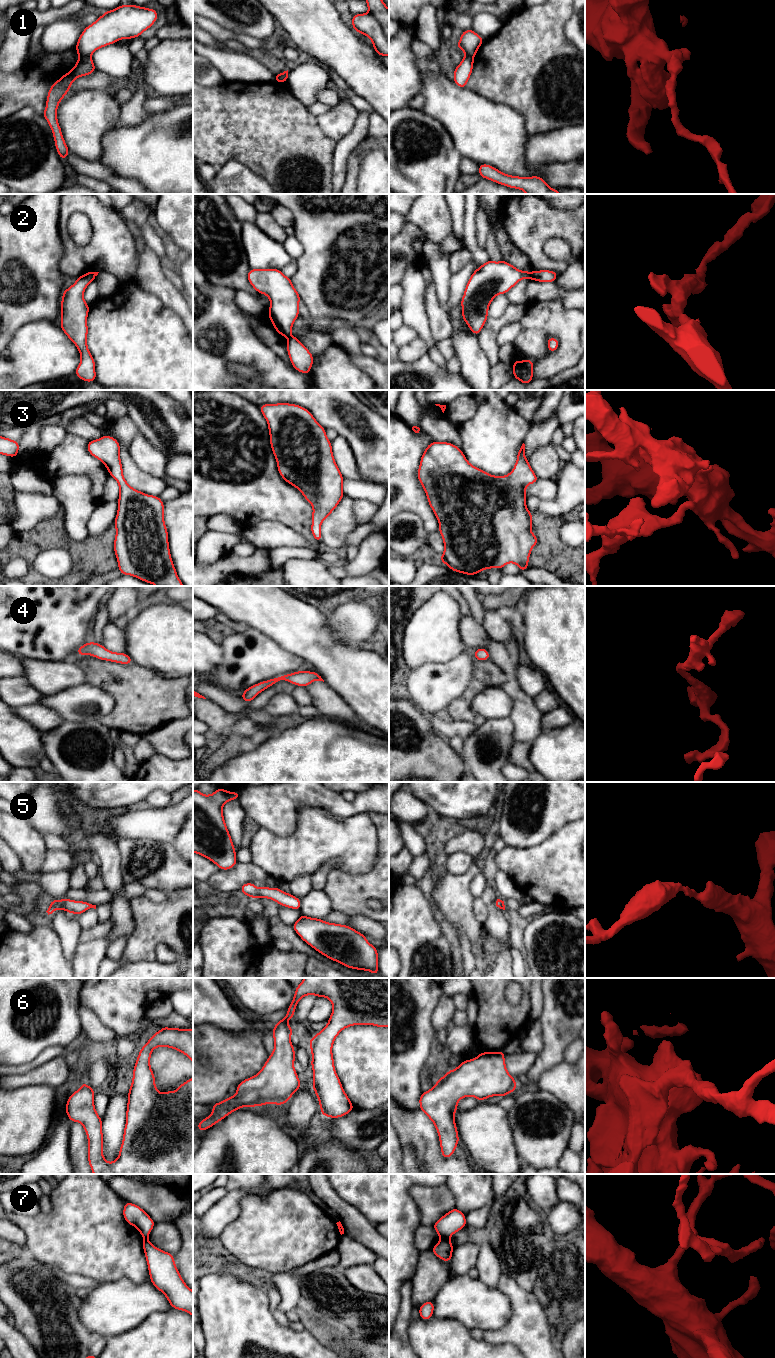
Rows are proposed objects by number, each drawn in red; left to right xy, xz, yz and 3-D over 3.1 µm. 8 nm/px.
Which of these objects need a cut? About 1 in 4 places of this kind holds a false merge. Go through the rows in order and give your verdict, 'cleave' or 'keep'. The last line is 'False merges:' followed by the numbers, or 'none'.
1: cleave
2: cleave
3: keep
4: keep
5: keep
6: keep
7: cleave
False merges: 1, 2, 7

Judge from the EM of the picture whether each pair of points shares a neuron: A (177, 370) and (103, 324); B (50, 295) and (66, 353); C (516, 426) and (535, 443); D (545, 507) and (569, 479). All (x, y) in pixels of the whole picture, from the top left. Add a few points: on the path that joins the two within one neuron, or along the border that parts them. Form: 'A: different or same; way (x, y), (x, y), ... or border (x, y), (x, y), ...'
A: same; way (159, 355), (147, 345), (139, 343), (121, 327)
B: different; border (52, 320), (34, 320), (29, 323)
C: different; border (531, 423), (523, 442)
D: same; way (554, 505), (569, 488)

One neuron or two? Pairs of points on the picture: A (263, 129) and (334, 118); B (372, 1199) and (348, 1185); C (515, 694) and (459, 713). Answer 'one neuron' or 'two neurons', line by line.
A: two neurons
B: one neuron
C: two neurons

